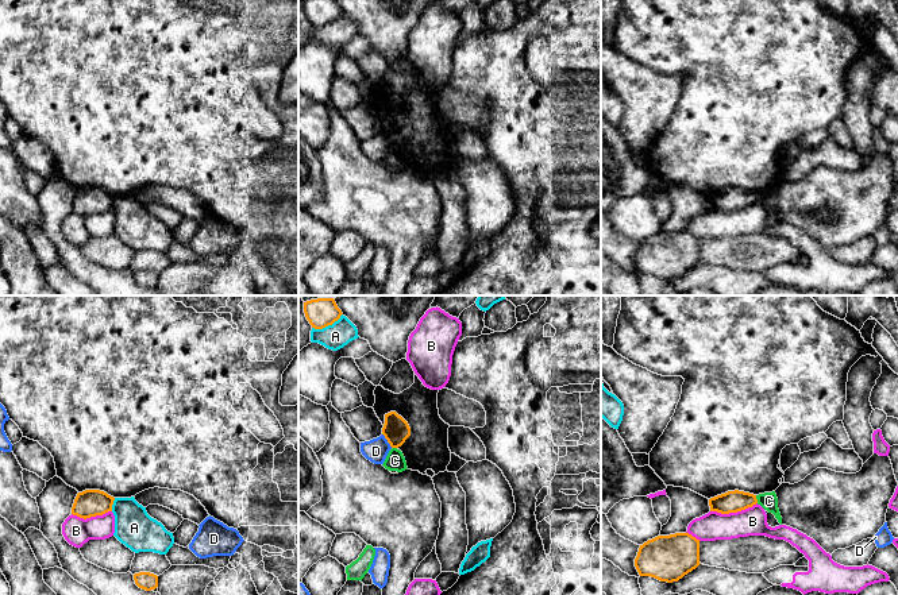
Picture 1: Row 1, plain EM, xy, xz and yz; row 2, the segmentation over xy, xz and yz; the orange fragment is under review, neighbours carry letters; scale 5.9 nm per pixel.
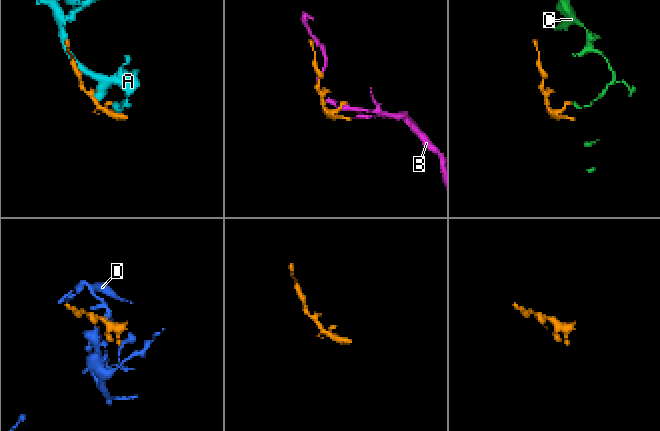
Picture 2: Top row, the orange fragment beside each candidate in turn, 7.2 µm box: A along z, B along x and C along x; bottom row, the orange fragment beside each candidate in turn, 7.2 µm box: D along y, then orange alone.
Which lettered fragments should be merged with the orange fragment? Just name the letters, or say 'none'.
none

